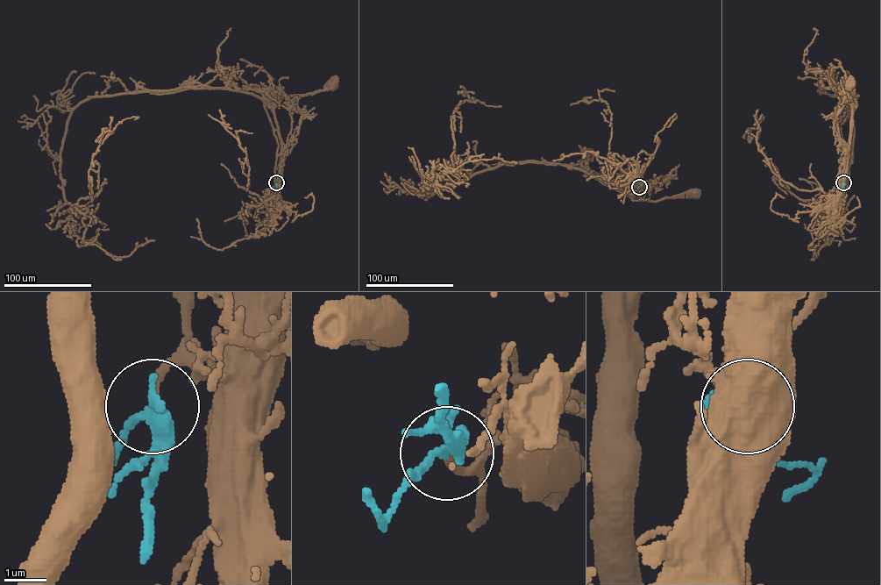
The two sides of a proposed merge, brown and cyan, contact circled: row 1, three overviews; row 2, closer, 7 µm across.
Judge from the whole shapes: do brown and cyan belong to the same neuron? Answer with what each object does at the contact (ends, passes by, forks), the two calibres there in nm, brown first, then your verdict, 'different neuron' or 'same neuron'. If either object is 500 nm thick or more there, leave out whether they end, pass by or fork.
brown ends there; cyan forks there; 170 nm thick on the brown side, 300 nm on the other; same neuron

